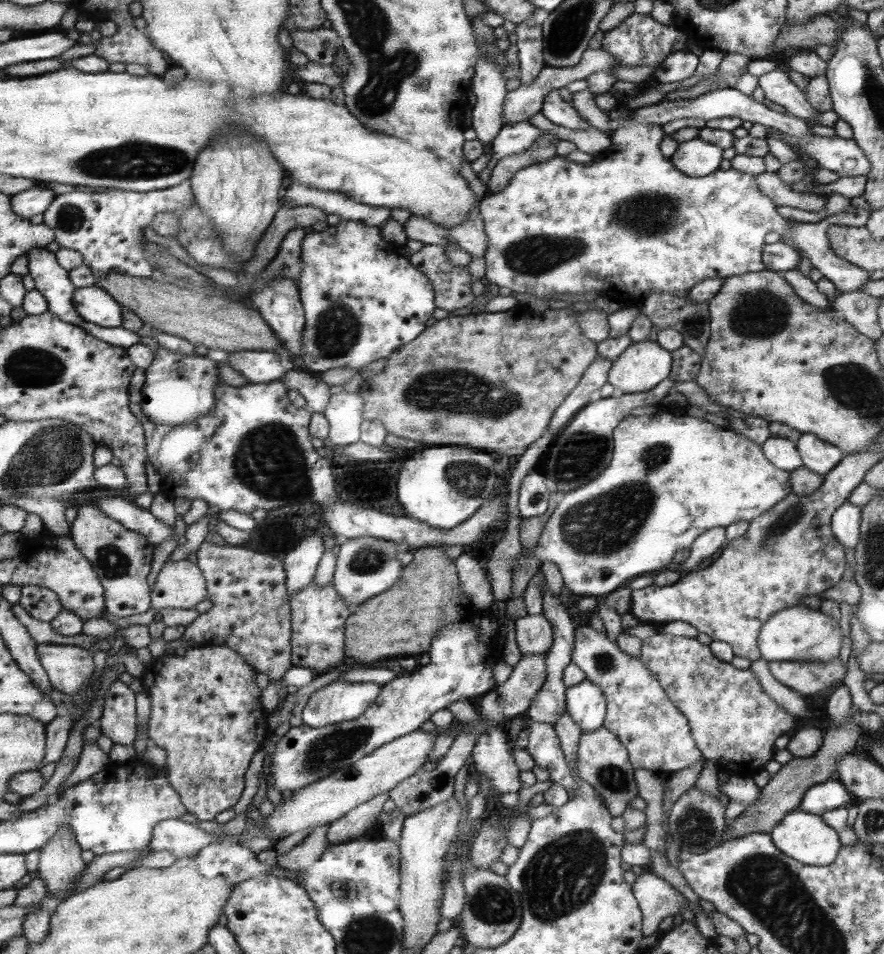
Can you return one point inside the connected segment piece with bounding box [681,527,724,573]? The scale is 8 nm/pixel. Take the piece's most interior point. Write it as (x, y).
(707, 543)

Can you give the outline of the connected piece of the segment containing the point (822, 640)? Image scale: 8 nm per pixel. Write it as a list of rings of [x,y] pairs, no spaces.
[[[793,605],[773,614],[763,627],[760,628],[757,644],[760,658],[765,662],[771,661],[805,661],[831,662],[837,659],[841,648],[841,626],[830,616],[825,616],[820,609],[811,609],[801,605]]]

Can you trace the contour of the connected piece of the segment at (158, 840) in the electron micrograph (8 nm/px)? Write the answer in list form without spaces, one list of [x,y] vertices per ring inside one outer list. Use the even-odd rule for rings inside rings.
[[[167,819],[152,829],[151,851],[166,850],[173,858],[194,856],[203,846],[215,841],[211,834],[197,829],[183,820]]]

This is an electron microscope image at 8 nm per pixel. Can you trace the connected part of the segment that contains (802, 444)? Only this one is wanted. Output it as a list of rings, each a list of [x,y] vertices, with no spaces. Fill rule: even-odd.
[[[800,433],[795,443],[803,466],[820,475],[827,474],[845,455],[840,448],[817,438],[813,433]]]

